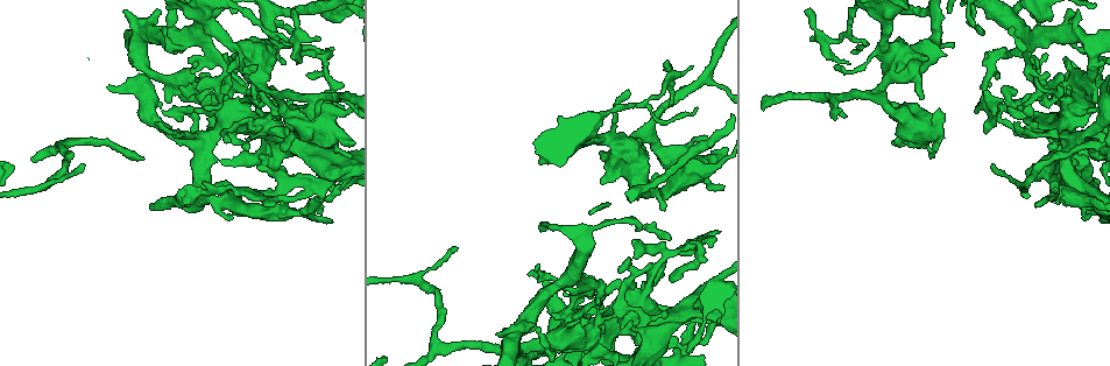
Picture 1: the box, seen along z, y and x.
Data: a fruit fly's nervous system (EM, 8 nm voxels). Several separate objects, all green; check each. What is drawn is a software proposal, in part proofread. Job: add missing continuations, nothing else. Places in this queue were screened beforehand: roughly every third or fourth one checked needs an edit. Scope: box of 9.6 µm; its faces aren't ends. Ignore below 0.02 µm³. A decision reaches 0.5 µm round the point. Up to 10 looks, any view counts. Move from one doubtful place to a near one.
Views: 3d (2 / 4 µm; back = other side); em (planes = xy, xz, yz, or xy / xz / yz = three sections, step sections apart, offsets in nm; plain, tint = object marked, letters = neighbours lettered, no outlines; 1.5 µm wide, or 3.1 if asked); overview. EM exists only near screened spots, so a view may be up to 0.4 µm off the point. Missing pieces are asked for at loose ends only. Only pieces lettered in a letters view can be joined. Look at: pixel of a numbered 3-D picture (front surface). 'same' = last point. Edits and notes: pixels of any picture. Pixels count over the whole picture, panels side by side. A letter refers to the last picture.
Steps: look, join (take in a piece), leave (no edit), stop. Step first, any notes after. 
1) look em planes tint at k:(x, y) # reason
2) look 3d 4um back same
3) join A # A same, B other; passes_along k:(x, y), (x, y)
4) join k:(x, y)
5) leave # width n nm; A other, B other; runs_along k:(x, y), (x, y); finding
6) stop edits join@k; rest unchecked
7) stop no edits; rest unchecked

look 3d 4um at 1:(897, 70) # thick end

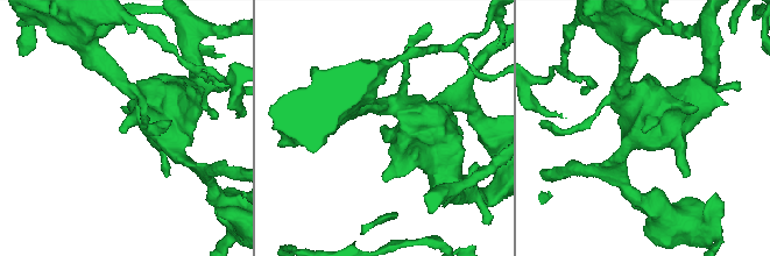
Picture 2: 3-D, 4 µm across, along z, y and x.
look em xy step 4 letters at 2:(382, 126) # shape alone is not enough

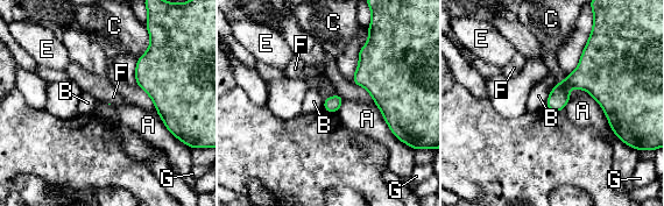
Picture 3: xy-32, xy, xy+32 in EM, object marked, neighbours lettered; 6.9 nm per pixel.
leave # A other, B other, C other, E other, F other, G other; none of them fits

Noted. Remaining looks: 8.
look em xy step 8 tint at 1:(156, 124) # branch stops here

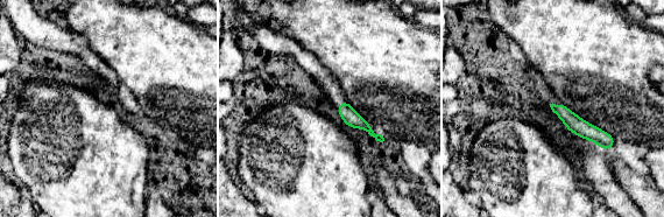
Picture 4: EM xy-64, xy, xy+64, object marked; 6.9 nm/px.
look em yz step 8 letters same # another direction

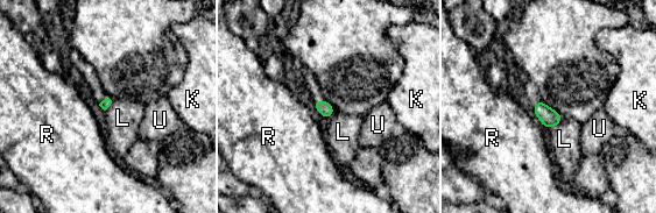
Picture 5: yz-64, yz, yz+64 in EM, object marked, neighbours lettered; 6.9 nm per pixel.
leave # longest_contact L 130 nm; K other, L other, R other, U other; none of them fits

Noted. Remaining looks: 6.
look em planes letters at 1:(992, 164) # tapers out

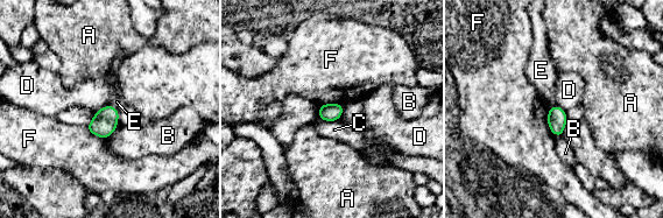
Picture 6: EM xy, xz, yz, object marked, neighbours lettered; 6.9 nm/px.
leave # longest_contact F 200 nm; A other, B other, C other, D other, E other, F other; border 6:(110, 105), (119, 110); no lettered piece goes on from it

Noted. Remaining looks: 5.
look 3d 2um at 1:(659, 209) # an open end

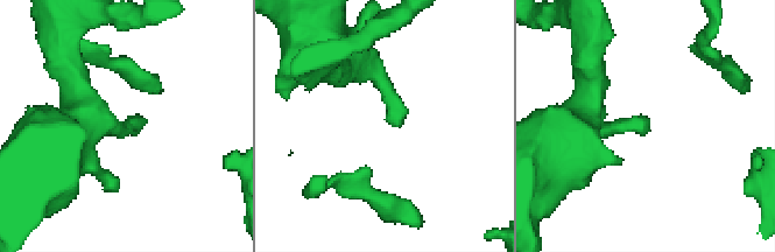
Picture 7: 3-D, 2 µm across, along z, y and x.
look em planes letters at 7:(129, 121) # need the tissue

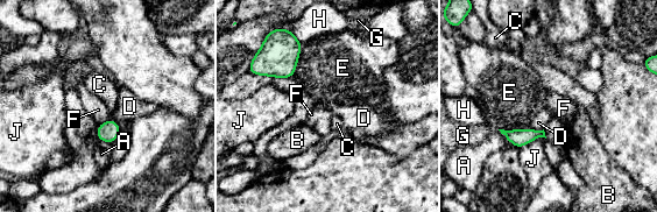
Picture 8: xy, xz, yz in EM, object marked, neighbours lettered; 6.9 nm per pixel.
leave # A other, B other, C other, D other, E other, F other, G other, H other, J other; no lettered piece goes on from it

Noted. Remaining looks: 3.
stop no edits; rest unchecked

